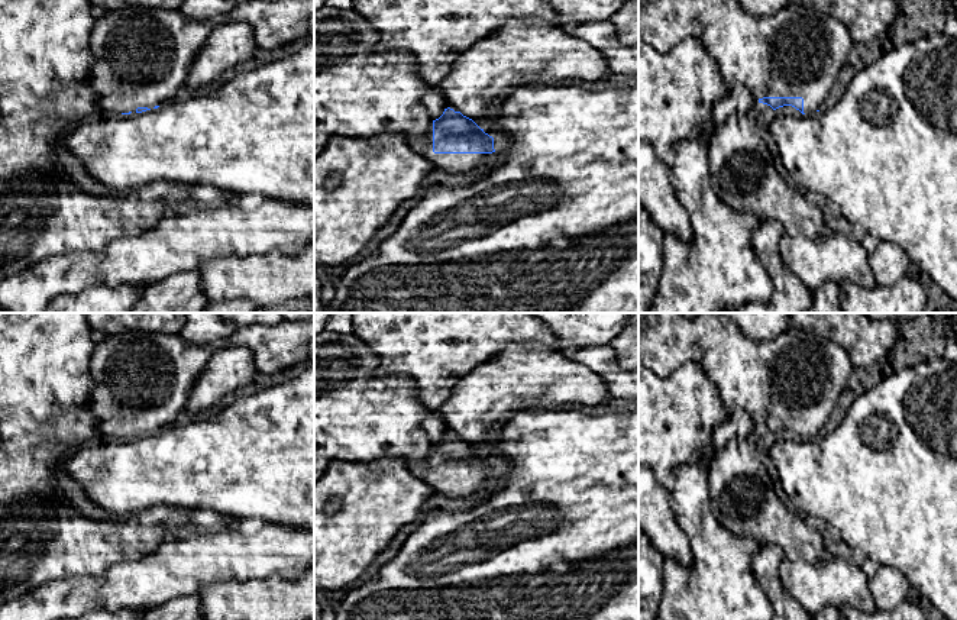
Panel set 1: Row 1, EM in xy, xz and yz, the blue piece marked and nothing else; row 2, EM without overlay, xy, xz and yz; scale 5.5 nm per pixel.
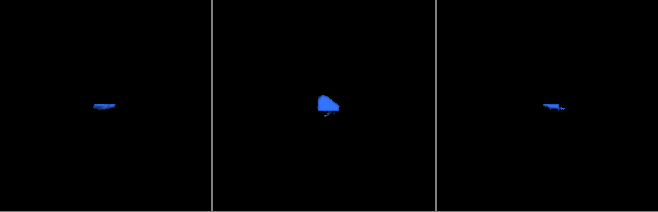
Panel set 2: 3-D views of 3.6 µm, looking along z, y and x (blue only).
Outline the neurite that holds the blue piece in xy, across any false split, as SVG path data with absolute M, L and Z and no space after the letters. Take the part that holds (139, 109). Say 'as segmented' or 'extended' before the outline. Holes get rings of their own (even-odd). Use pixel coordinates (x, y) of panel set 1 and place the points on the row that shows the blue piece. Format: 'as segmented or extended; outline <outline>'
extended; outline M130 6L119 10L97 13L91 32L94 62L88 84L97 93L98 112L113 110L120 114L142 113L174 103L177 93L185 83L190 65L206 45L216 19L193 19L181 10Z

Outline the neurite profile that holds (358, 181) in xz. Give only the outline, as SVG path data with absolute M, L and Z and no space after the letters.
M401 133L332 136L314 158L314 267L337 269L349 259L356 261L395 209L418 193L433 165Z

